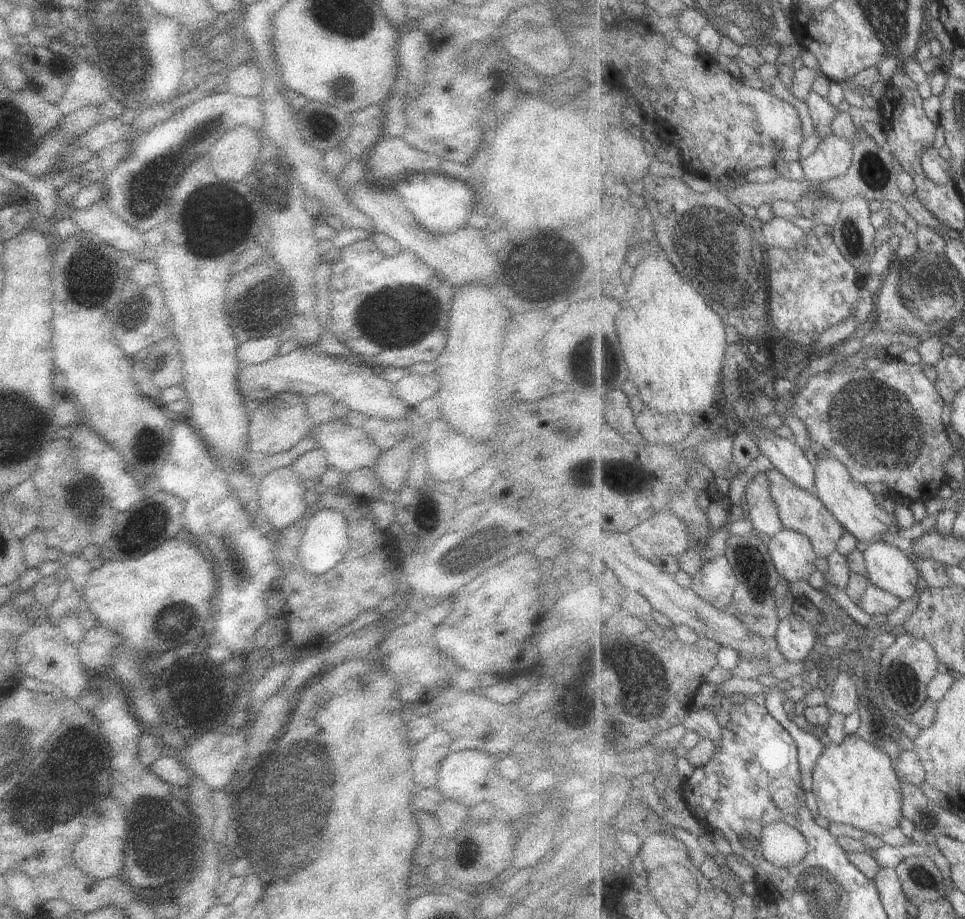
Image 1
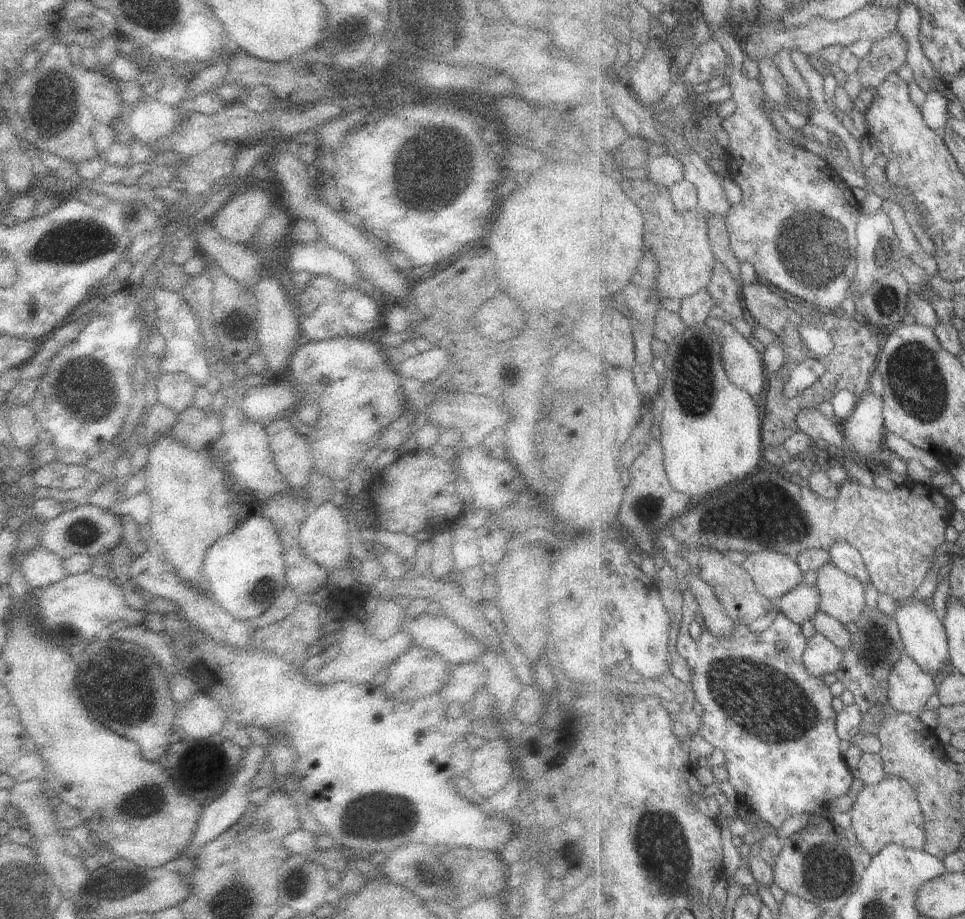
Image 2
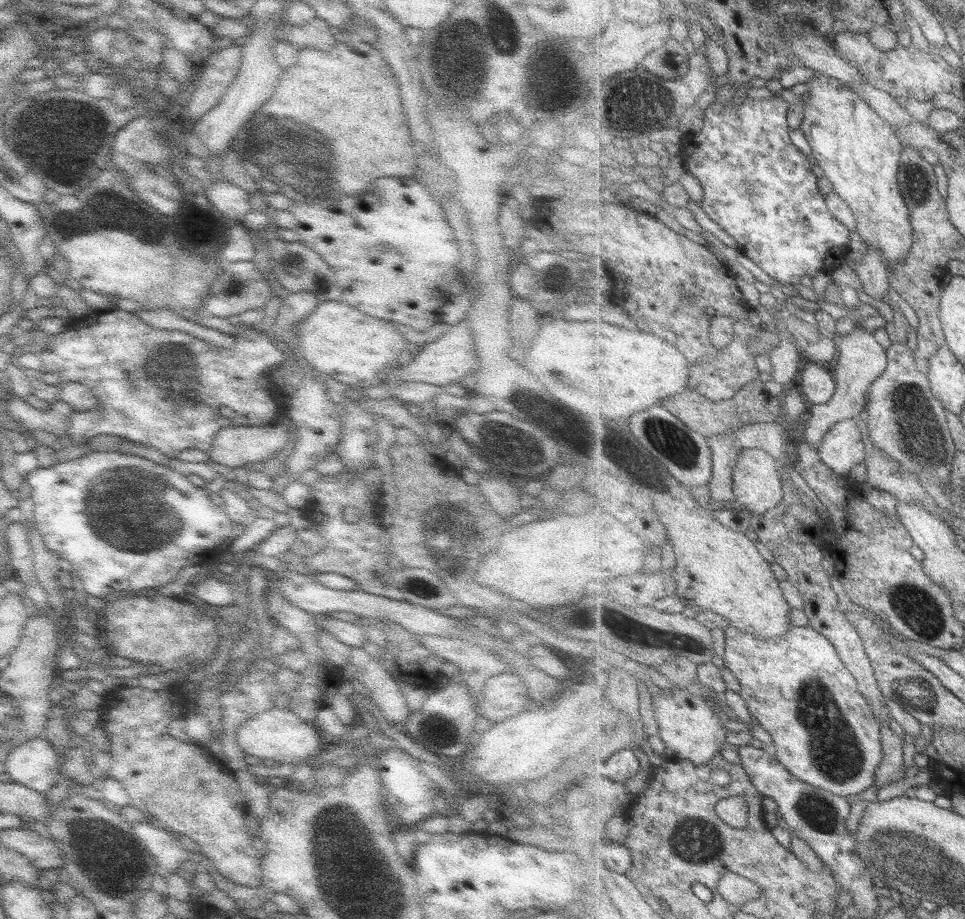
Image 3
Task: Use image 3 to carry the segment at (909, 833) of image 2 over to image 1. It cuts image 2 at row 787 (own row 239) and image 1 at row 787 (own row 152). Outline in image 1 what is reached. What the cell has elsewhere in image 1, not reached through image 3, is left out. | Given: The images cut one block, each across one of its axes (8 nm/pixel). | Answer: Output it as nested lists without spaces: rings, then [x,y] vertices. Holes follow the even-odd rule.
[[[855,733],[847,735],[841,743],[831,743],[813,767],[811,791],[815,794],[817,812],[831,822],[841,823],[848,828],[855,827],[864,833],[879,835],[891,828],[897,828],[903,814],[902,781],[892,763],[892,758],[883,749],[880,749],[871,740],[865,740]]]

